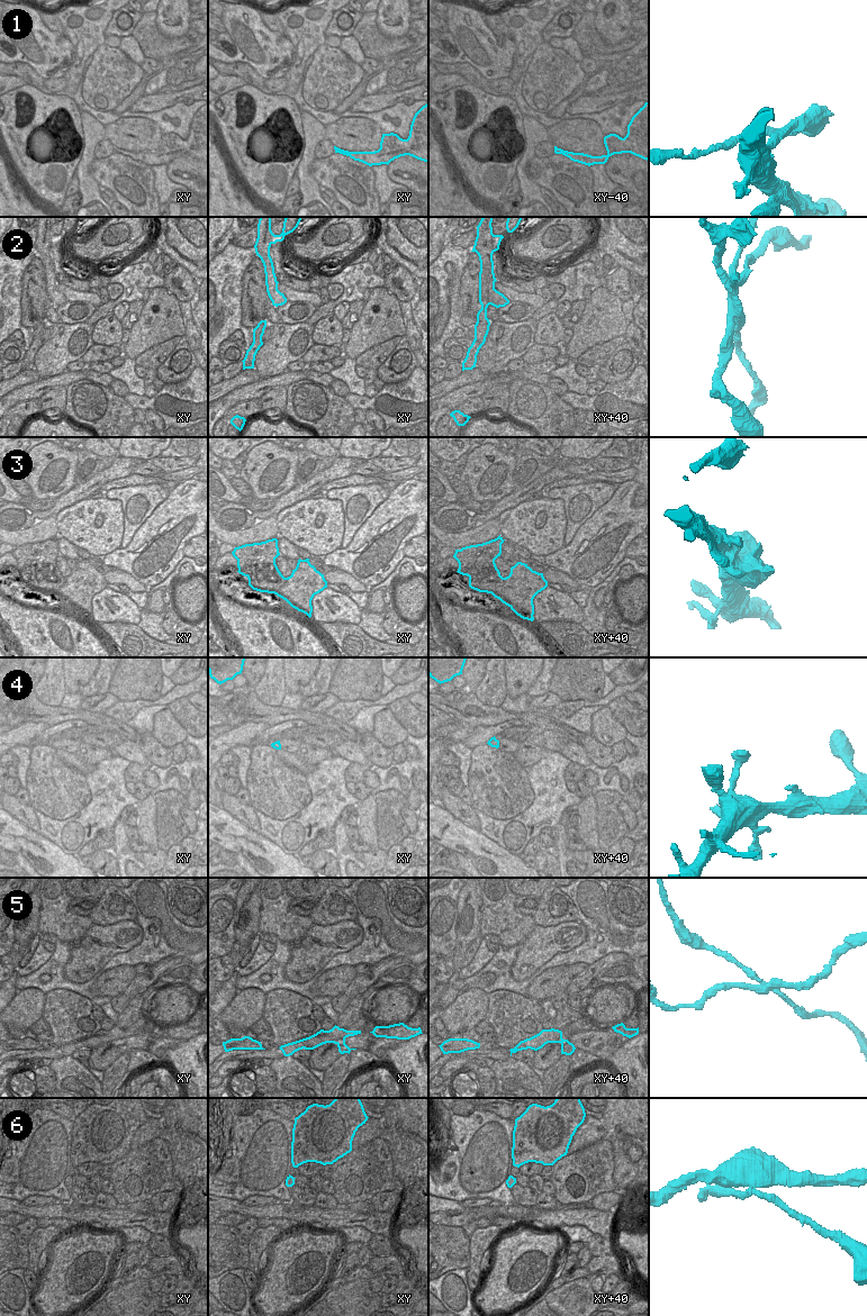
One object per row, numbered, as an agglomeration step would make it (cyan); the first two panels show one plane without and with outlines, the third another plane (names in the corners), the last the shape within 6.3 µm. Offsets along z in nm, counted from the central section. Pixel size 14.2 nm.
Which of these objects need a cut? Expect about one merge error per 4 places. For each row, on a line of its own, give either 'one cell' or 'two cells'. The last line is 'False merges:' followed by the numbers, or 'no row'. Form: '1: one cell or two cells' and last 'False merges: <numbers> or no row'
1: two cells
2: two cells
3: one cell
4: one cell
5: two cells
6: two cells
False merges: 1, 2, 5, 6

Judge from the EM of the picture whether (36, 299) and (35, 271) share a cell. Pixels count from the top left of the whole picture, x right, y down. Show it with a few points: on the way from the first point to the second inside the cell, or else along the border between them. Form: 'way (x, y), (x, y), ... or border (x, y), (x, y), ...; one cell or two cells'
way (35, 292), (35, 278); one cell

